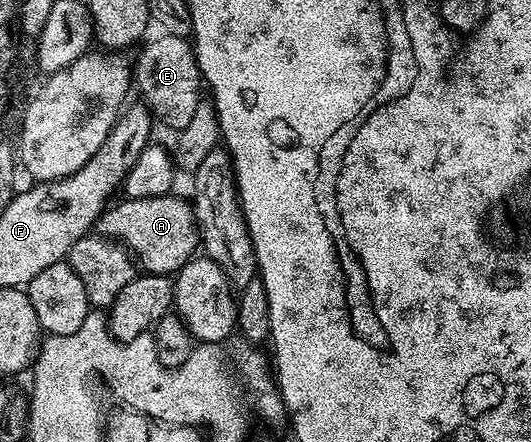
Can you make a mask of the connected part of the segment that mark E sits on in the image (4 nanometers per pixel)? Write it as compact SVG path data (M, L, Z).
M158 34L155 40L149 40L141 45L143 48L138 61L133 61L133 87L142 95L139 96L141 103L150 109L151 117L157 123L159 120L166 128L181 130L188 126L197 104L204 98L204 81L198 69L198 60L187 37Z

